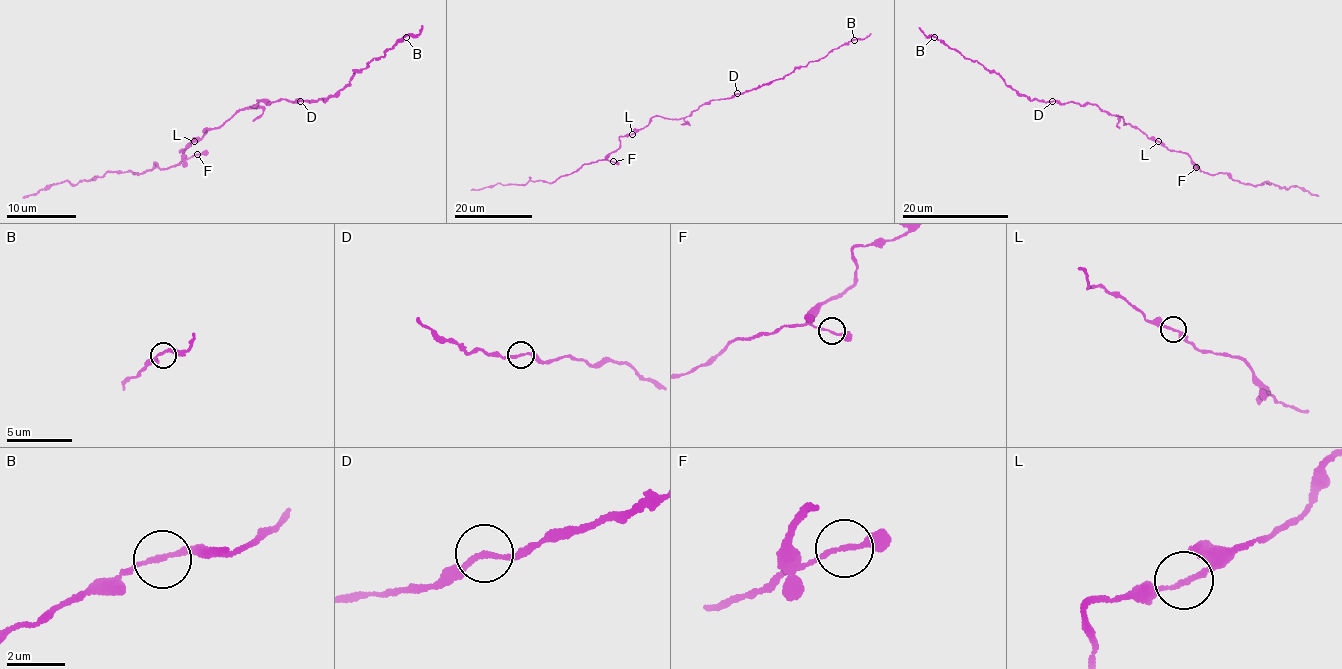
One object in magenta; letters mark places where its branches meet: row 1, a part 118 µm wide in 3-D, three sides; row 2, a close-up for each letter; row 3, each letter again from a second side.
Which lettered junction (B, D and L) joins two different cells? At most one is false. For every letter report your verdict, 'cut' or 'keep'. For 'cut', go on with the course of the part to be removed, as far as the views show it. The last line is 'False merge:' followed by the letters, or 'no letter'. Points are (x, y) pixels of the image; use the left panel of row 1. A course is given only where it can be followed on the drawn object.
B: keep
D: keep
L: keep
False merge: no letter

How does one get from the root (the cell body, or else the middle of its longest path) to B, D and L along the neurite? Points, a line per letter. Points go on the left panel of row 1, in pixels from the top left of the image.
B: (223, 124), (259, 100), (325, 102), (349, 84), (356, 70), (382, 57), (406, 37)
D: (223, 124), (241, 109), (251, 109), (259, 100), (268, 103), (281, 99), (300, 101)
L: (223, 124), (206, 128), (204, 136), (194, 142)

